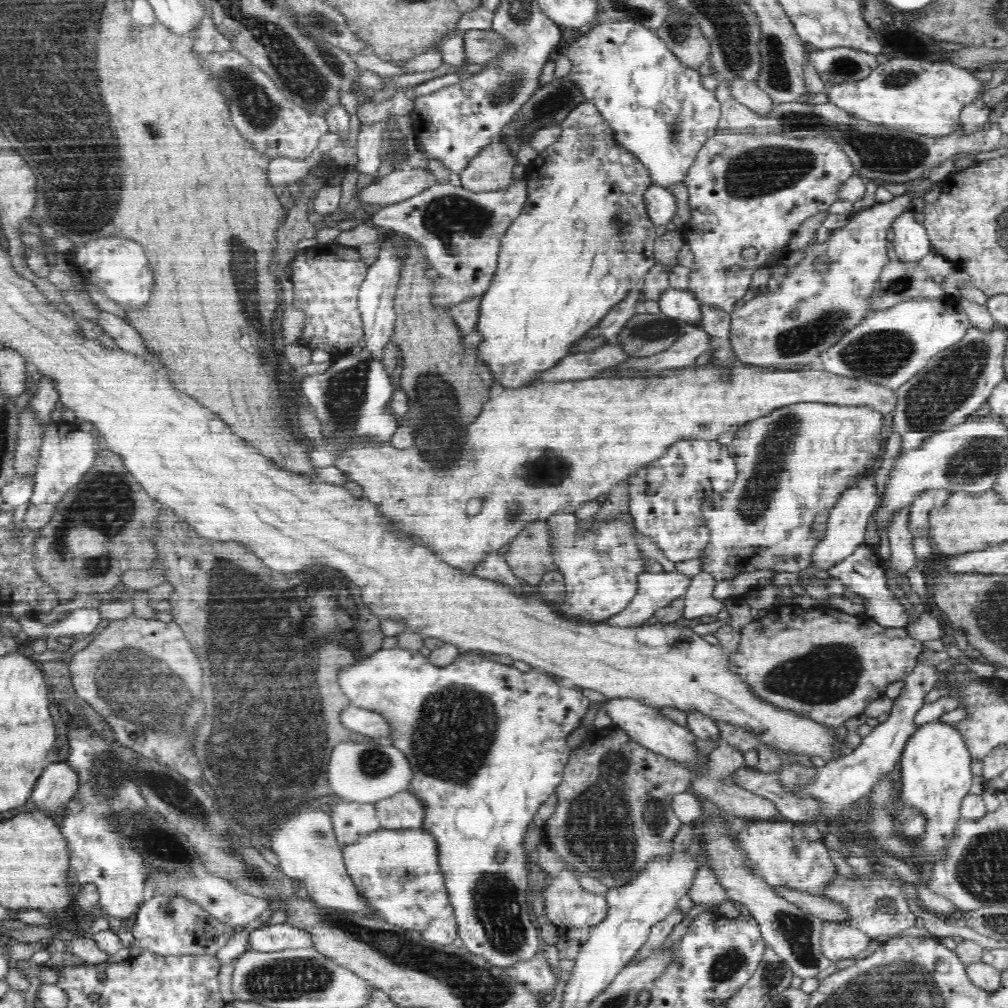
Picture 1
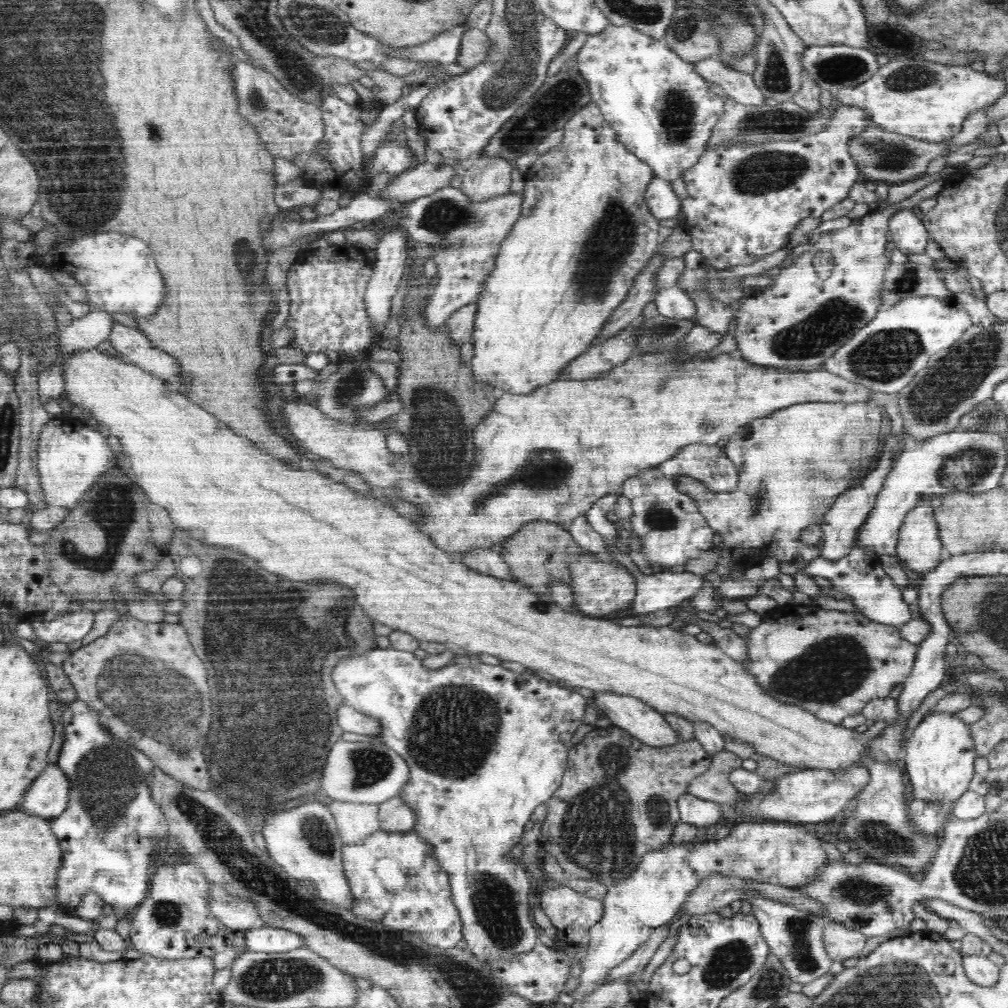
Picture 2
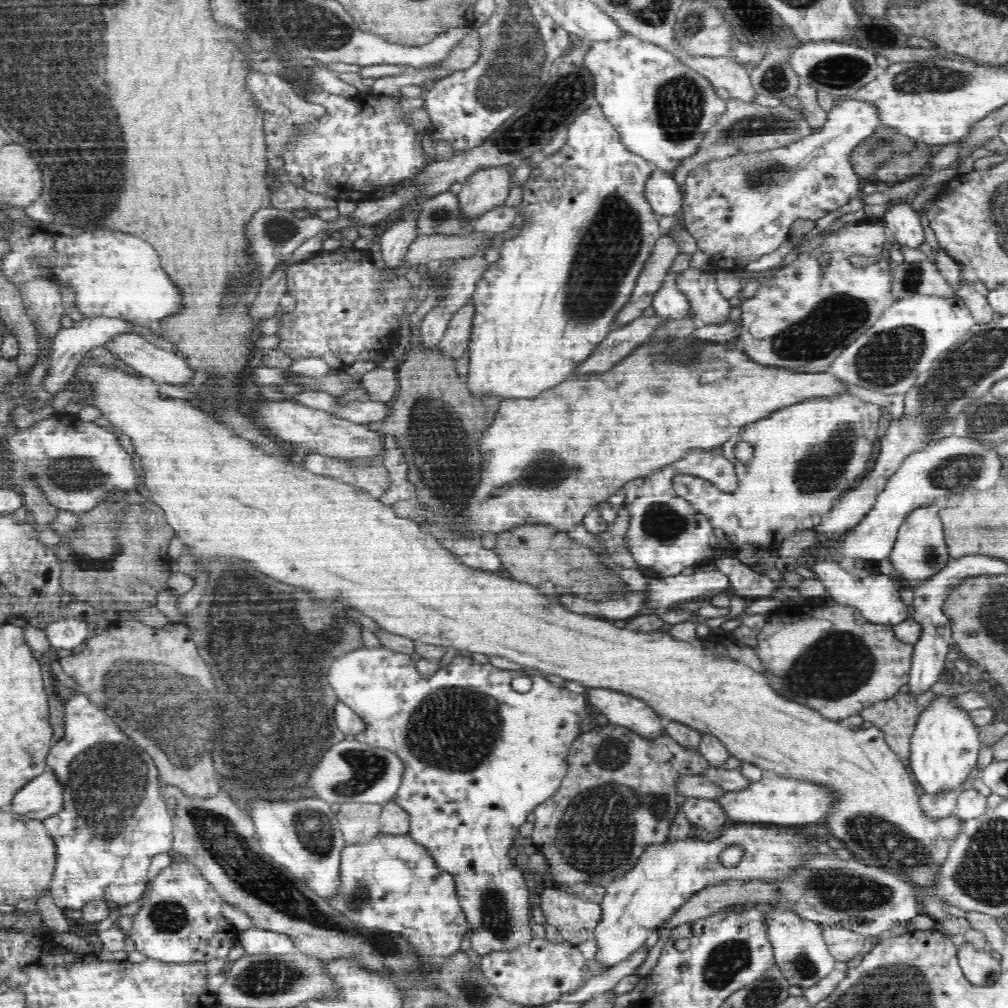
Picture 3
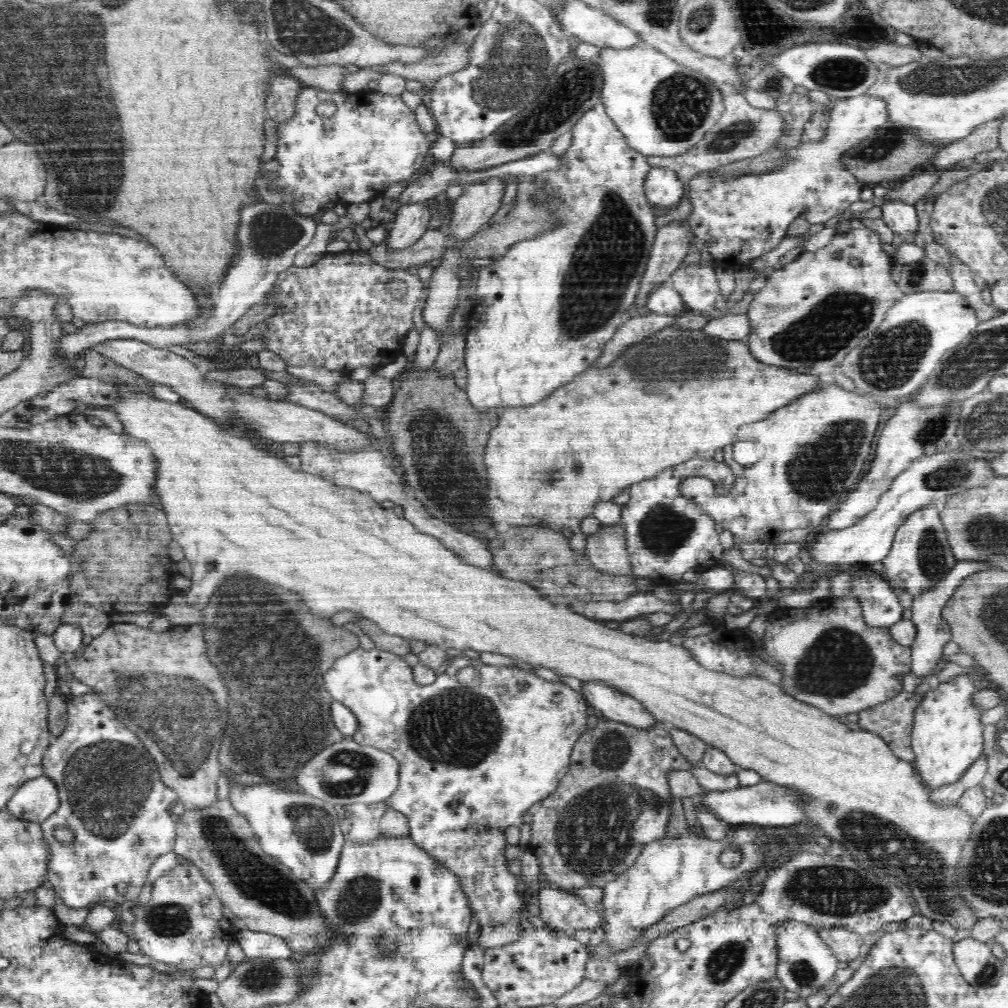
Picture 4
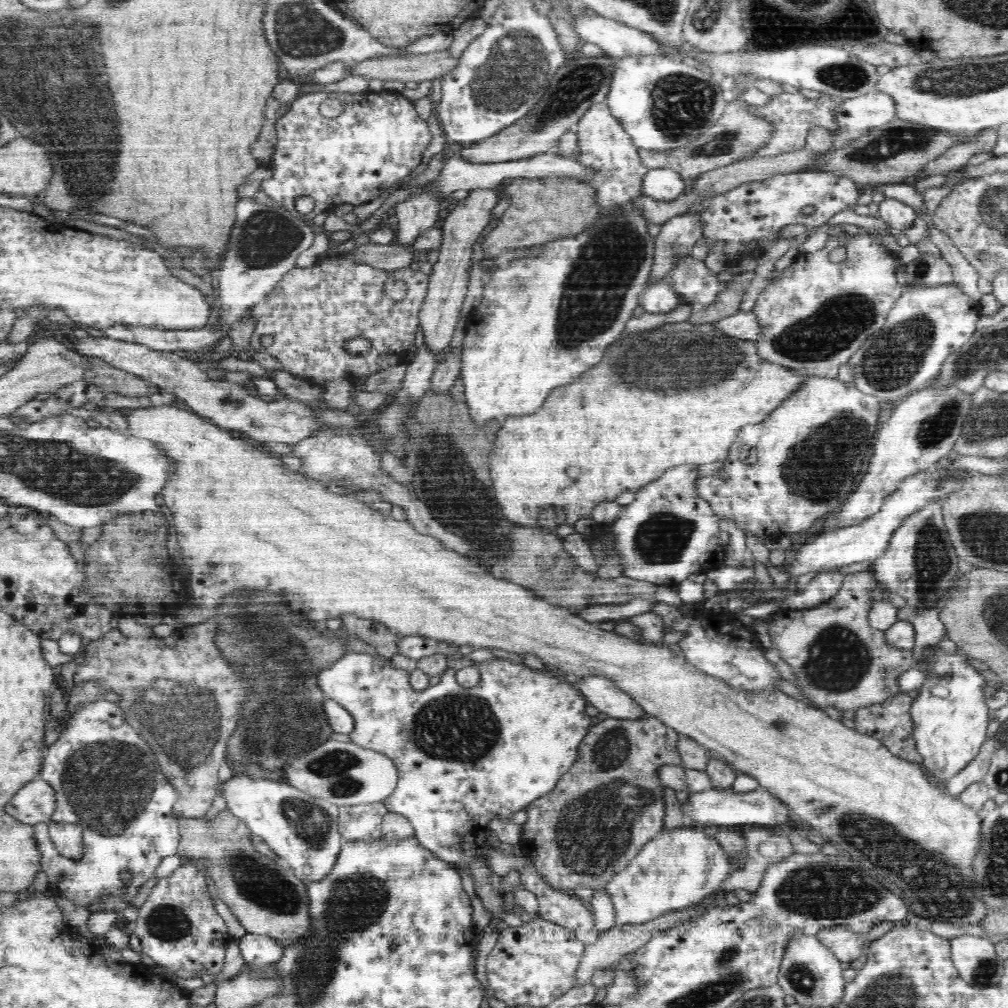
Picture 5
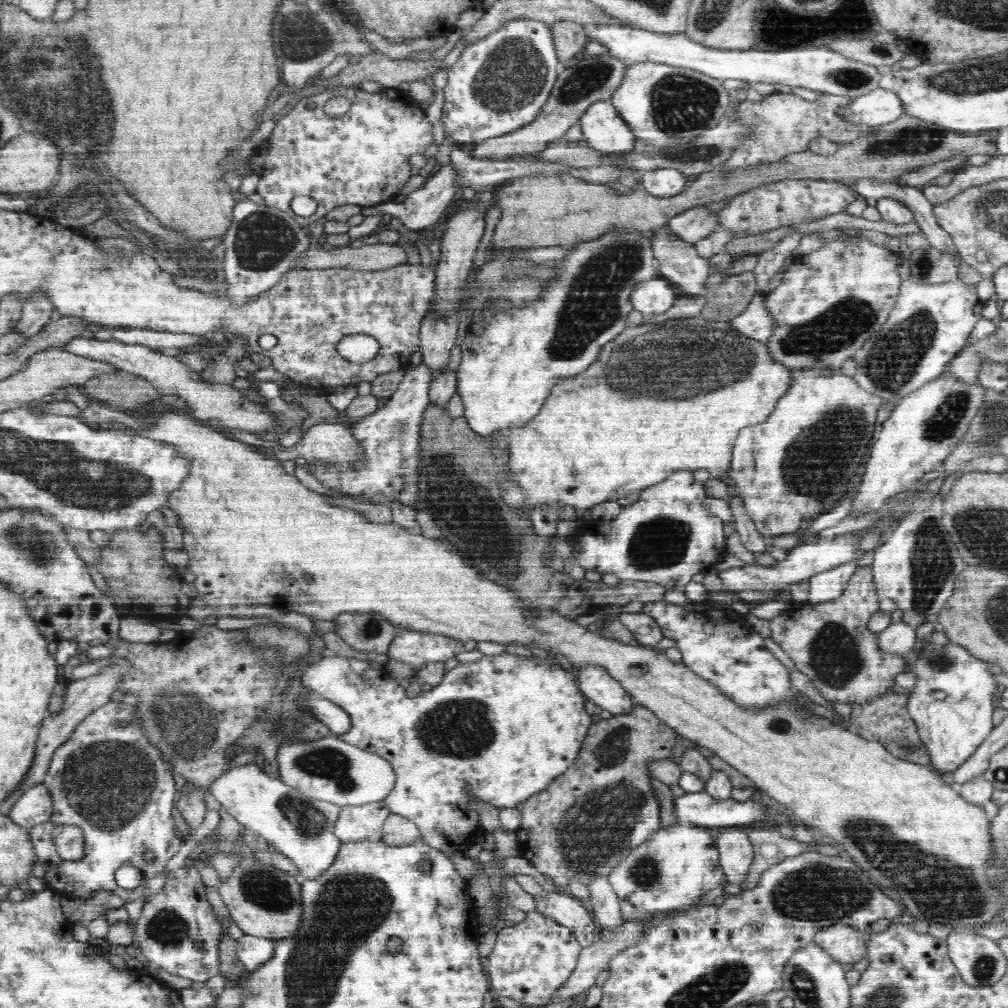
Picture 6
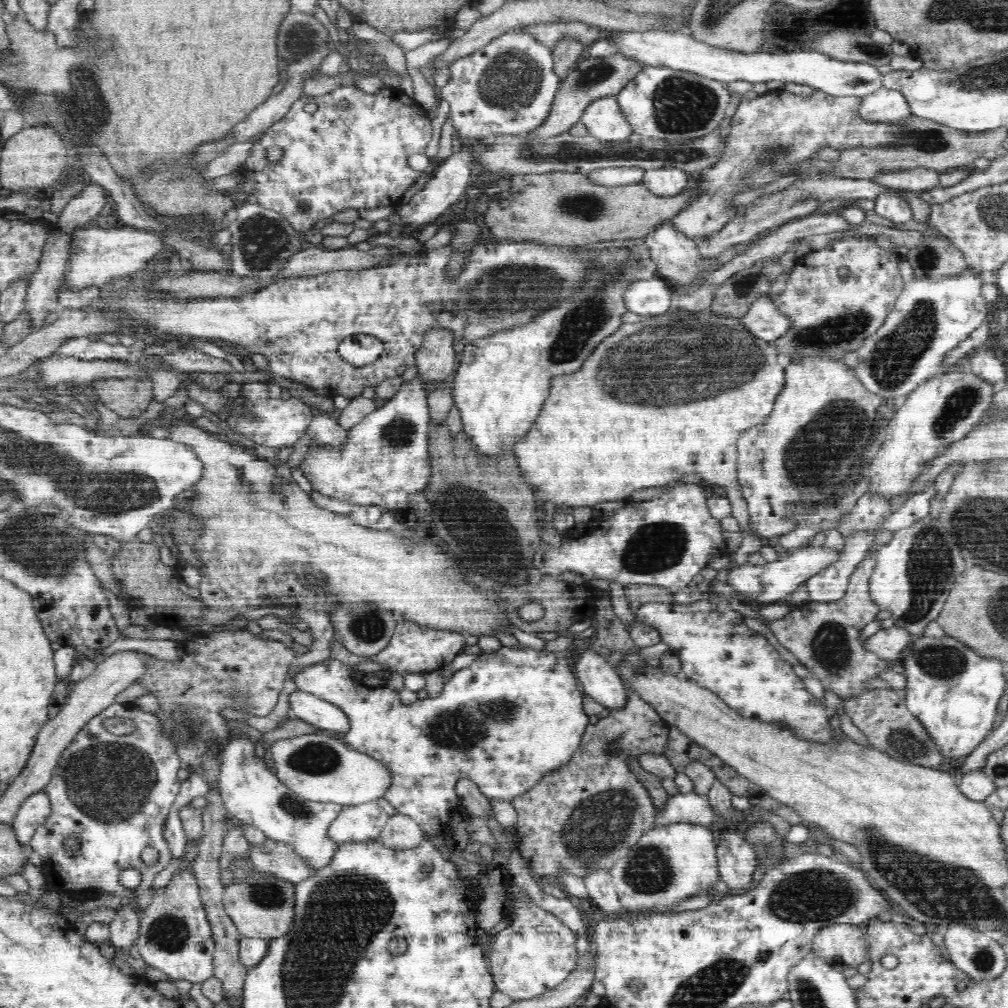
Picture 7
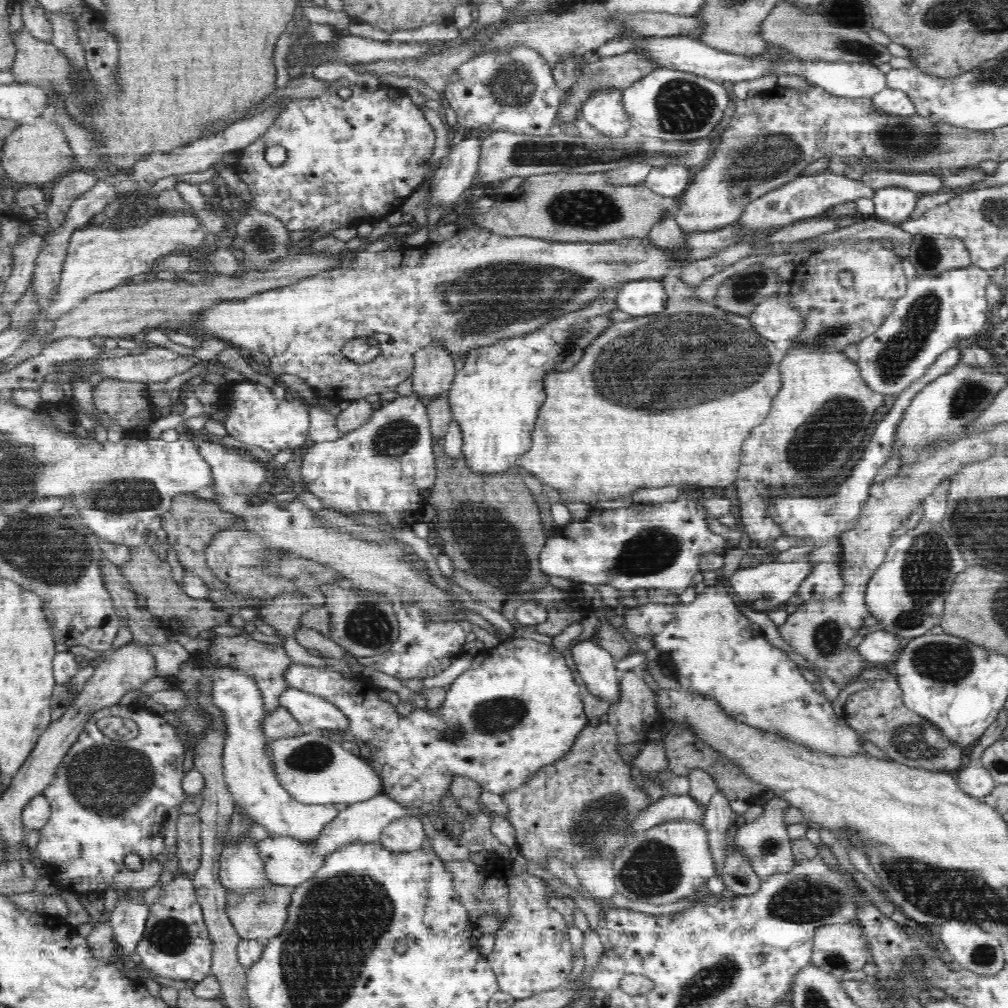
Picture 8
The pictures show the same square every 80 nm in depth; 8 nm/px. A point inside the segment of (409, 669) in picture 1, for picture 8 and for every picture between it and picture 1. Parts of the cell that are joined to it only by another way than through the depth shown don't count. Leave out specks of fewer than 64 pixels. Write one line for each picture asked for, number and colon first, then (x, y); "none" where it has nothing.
2: (483, 754)
3: (479, 756)
4: (473, 759)
5: (464, 755)
6: (506, 726)
7: (512, 716)
8: (518, 708)

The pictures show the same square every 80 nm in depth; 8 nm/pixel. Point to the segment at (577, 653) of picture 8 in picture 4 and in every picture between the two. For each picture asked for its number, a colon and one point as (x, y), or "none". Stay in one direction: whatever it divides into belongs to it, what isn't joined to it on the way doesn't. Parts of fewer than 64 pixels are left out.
4: (615, 705)
5: (601, 693)
6: (596, 684)
7: (597, 678)

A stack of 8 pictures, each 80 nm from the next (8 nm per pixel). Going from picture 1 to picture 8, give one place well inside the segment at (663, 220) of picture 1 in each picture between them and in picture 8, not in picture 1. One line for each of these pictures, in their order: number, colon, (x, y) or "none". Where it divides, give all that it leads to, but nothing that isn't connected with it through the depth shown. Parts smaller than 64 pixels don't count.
2: (661, 199)
3: (662, 192)
4: (663, 189)
5: (663, 185)
6: (661, 182)
7: (666, 181)
8: (673, 180)

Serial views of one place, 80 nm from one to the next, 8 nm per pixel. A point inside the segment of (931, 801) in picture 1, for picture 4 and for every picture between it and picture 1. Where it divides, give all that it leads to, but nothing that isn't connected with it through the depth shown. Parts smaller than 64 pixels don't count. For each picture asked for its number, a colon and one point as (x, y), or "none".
2: (940, 756)
3: (944, 746)
4: (946, 738)

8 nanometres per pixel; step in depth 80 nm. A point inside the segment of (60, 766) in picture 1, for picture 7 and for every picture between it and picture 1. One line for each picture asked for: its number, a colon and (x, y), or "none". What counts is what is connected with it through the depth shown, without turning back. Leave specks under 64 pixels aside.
2: (47, 797)
3: (42, 797)
4: (37, 799)
5: (35, 802)
6: (35, 806)
7: (34, 811)

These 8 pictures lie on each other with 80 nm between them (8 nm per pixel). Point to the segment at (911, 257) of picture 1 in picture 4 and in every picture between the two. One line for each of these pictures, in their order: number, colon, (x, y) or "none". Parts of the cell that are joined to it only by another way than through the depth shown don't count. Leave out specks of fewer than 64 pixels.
2: (908, 233)
3: (902, 223)
4: (901, 218)

